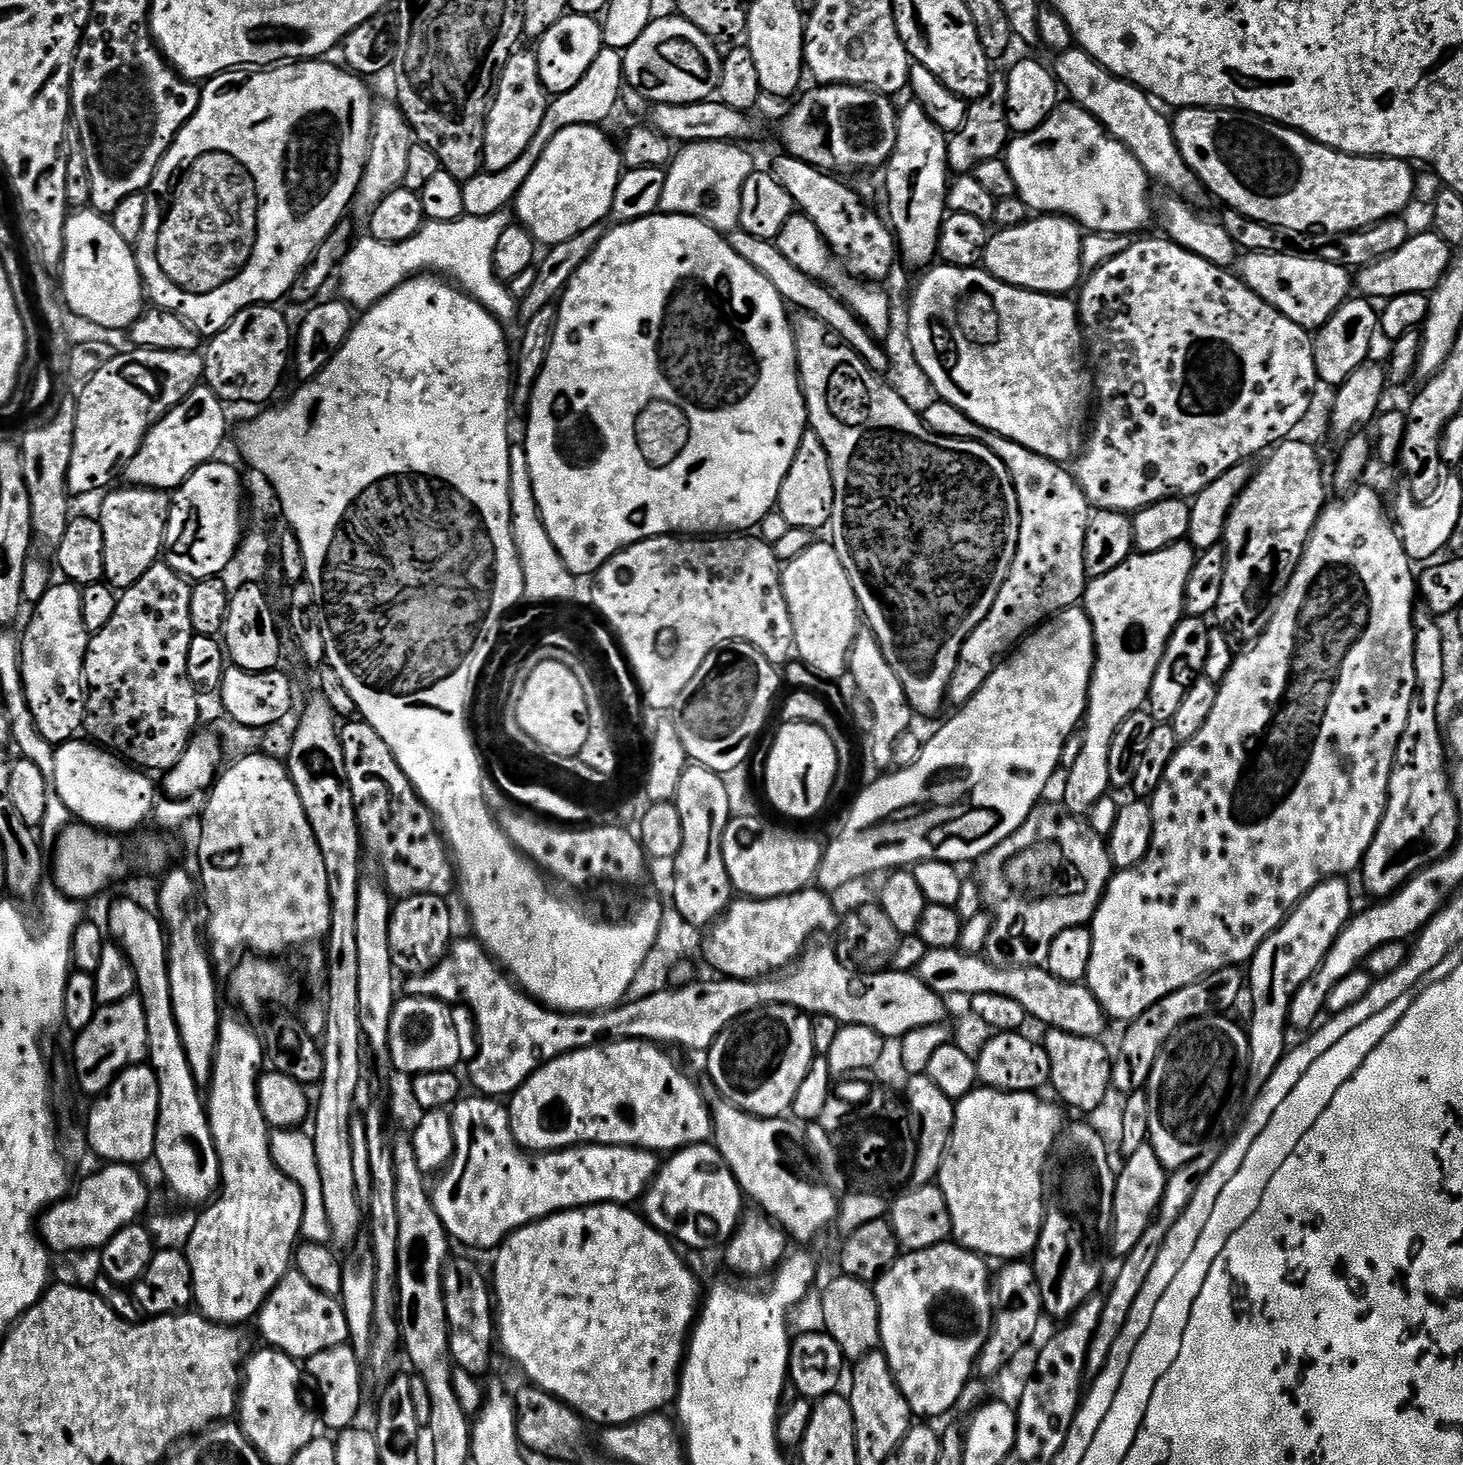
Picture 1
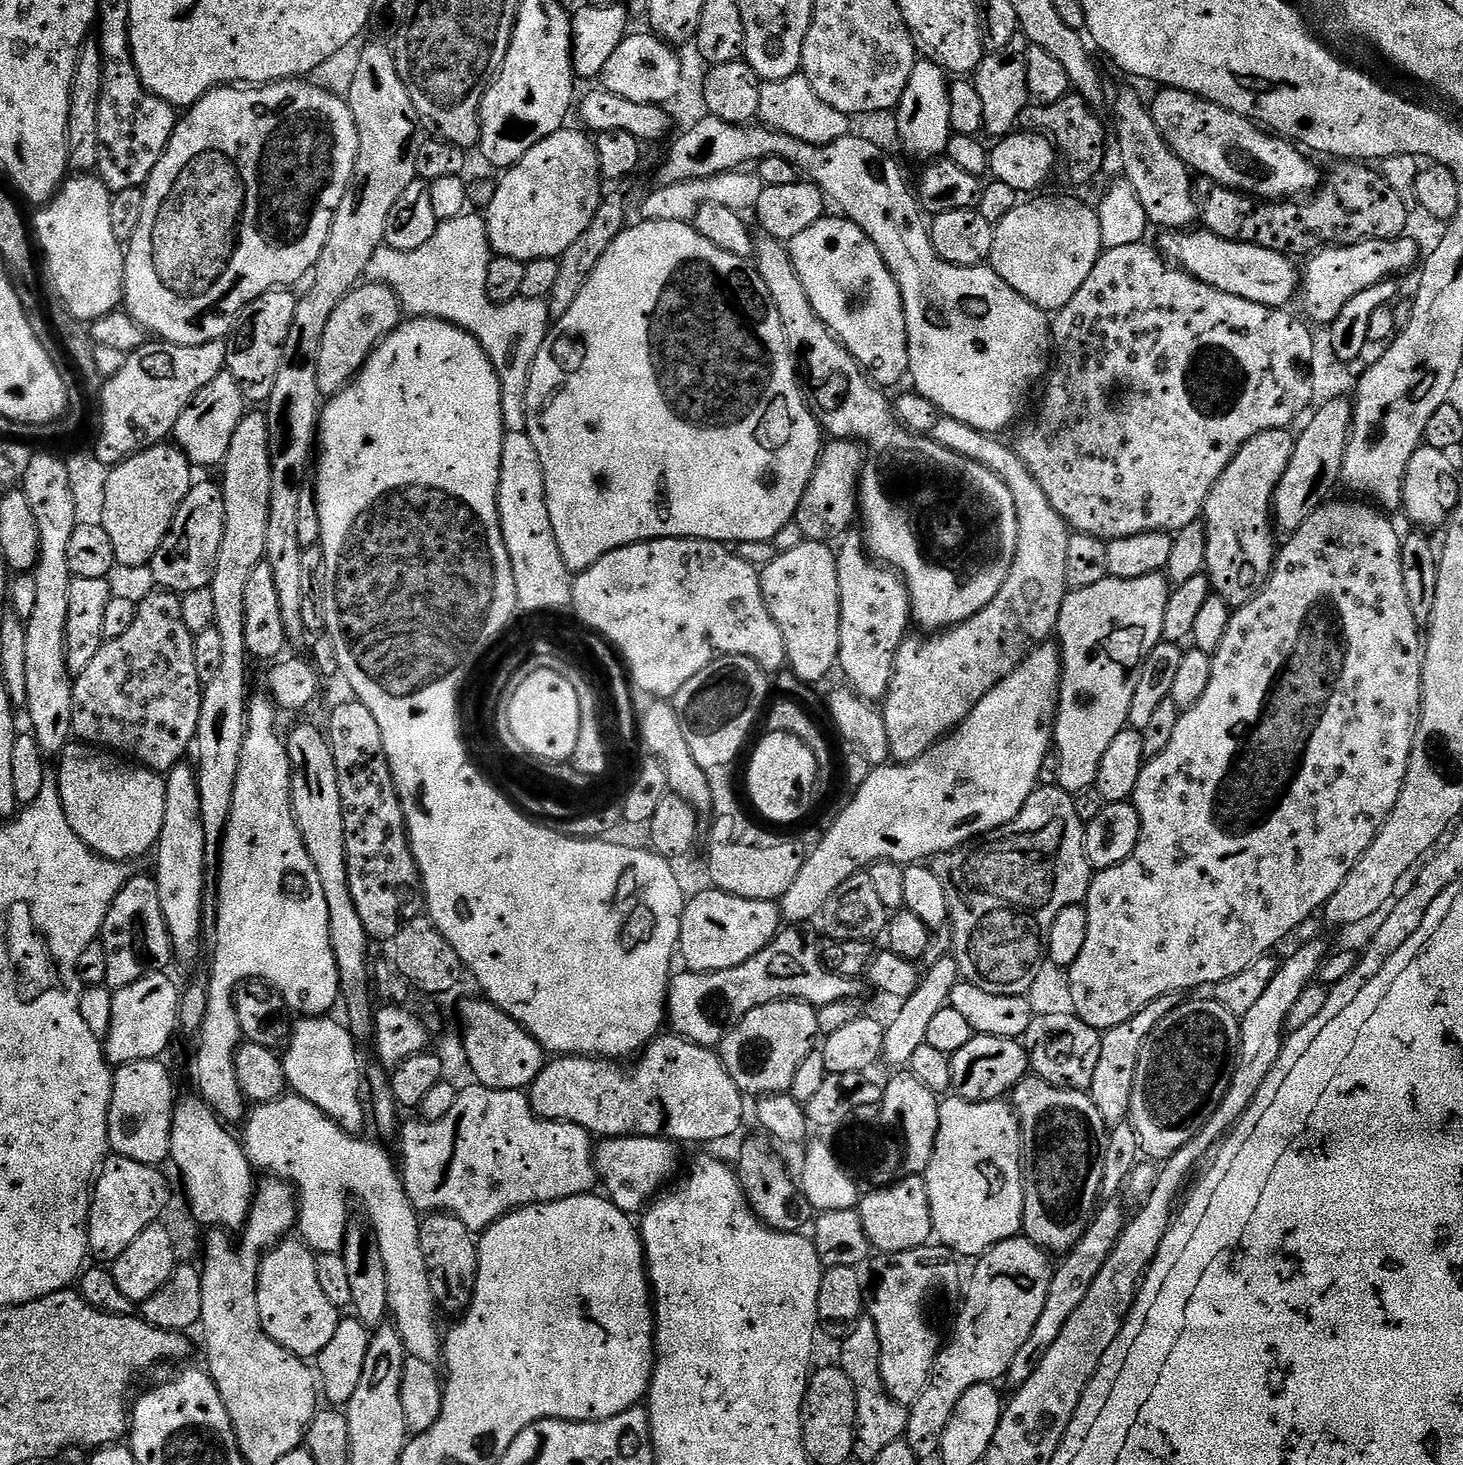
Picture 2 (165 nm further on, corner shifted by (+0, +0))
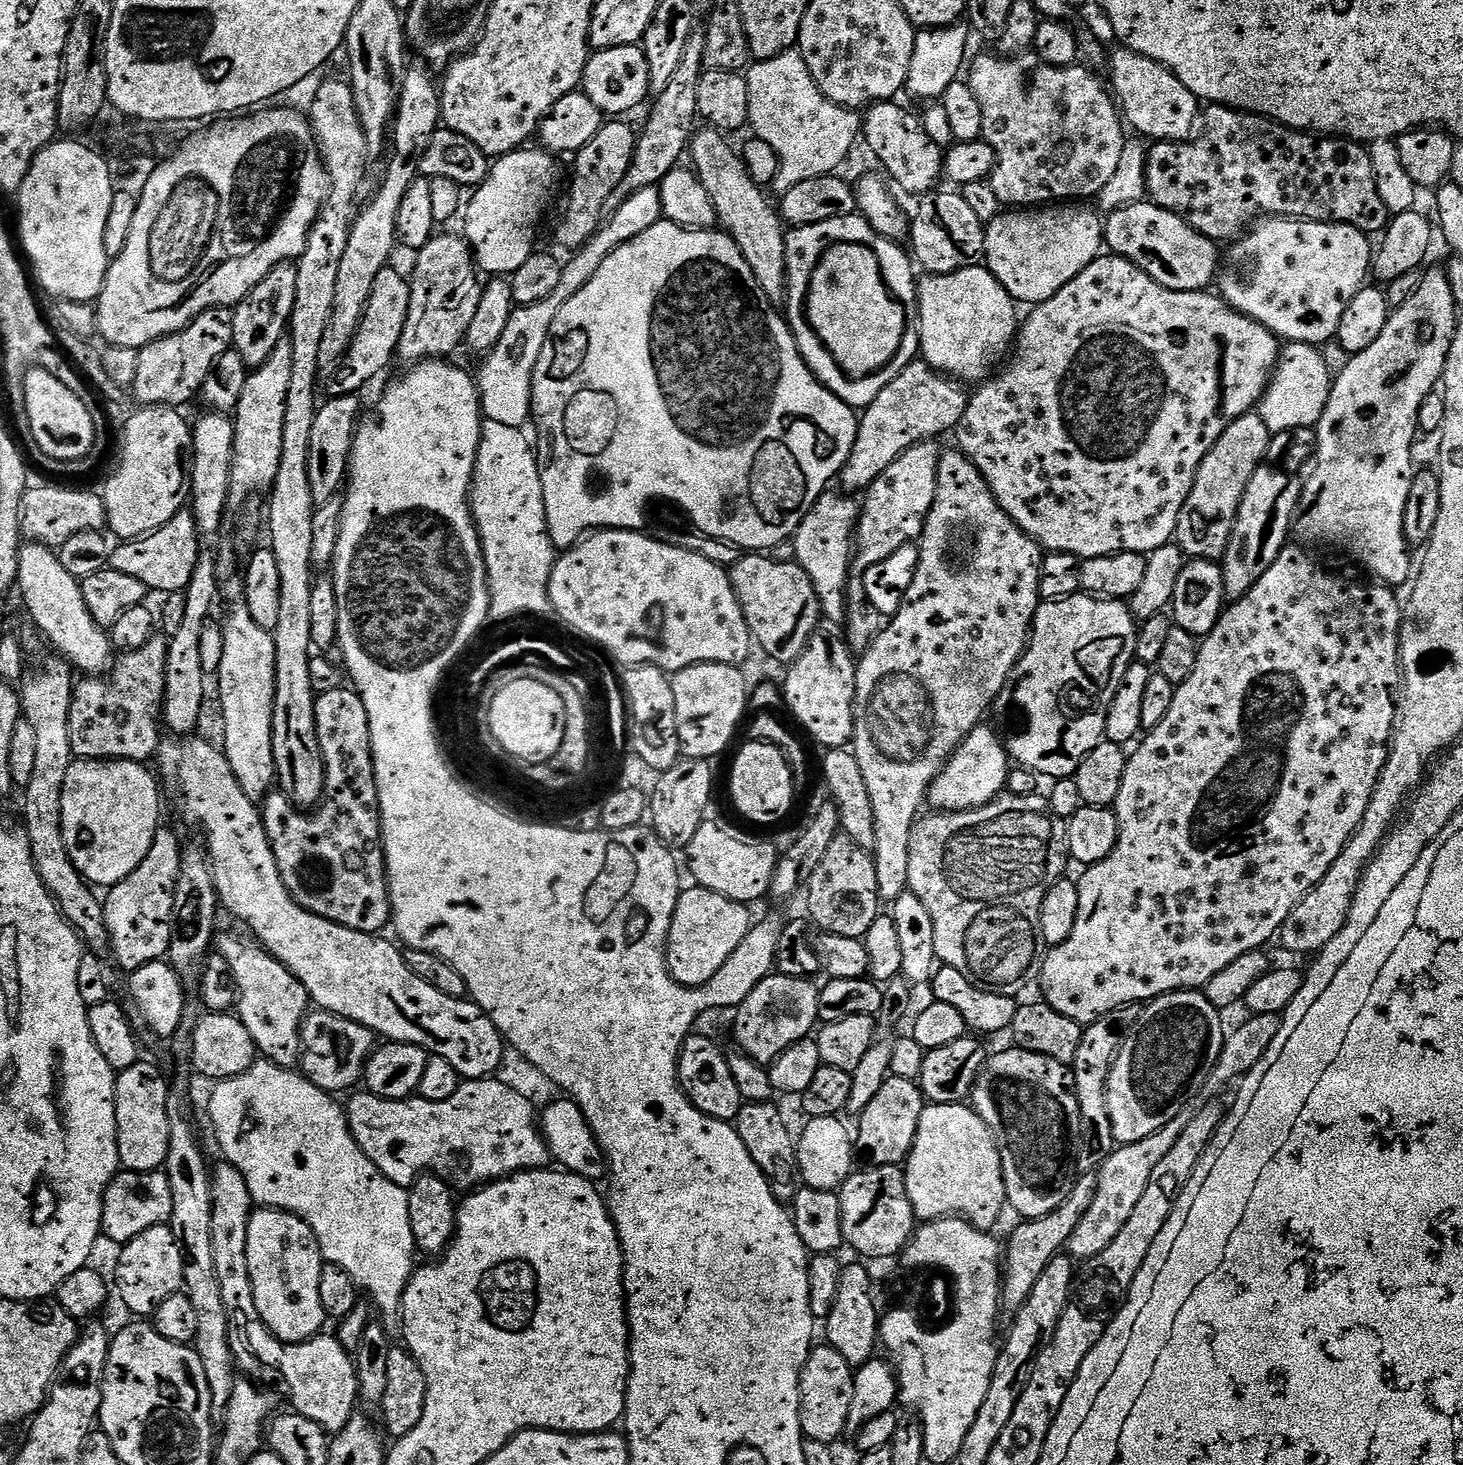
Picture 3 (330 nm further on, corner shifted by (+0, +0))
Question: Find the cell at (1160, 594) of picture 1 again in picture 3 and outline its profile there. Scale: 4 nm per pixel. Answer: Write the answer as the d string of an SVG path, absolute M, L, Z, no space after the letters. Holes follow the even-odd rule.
M1077 594L1067 596L1061 600L1046 600L1041 603L1040 609L1036 612L1036 617L1032 623L1032 634L1028 638L1028 650L1020 661L1014 666L1006 686L998 694L994 705L994 716L1004 723L1002 728L1002 739L1008 755L1019 767L1039 774L1041 777L1052 776L1053 781L1067 780L1075 777L1078 766L1105 739L1106 714L1110 710L1110 702L1114 702L1114 694L1118 694L1118 686L1122 686L1122 678L1126 678L1126 670L1136 660L1136 633L1138 631L1138 621L1132 615L1132 609L1125 601L1106 600L1099 596L1087 594Z

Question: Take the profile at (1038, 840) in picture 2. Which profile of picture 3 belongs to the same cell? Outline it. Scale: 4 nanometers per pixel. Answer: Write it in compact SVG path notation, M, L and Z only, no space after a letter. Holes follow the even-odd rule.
M1001 794L992 800L989 804L983 804L981 808L971 808L965 812L945 812L943 810L933 811L933 816L927 816L927 814L921 815L916 821L916 825L912 828L910 834L910 878L908 879L909 889L914 893L918 894L918 898L922 898L922 902L926 905L926 910L930 910L930 918L934 921L934 950L936 951L936 959L943 967L953 968L958 970L962 974L966 974L966 978L970 978L970 982L974 982L974 986L979 988L986 988L988 992L1002 993L1004 995L1015 995L1016 992L1023 987L1025 982L1026 973L1032 966L1034 958L1036 956L1036 948L1040 946L1040 923L1042 922L1042 902L1046 898L1046 894L1050 890L1050 886L1054 886L1059 880L1065 879L1066 872L1064 867L1070 864L1070 828L1066 823L1066 820L1059 817L1052 810L1052 806L1047 799L1040 794L1032 796L1014 796L1011 794Z

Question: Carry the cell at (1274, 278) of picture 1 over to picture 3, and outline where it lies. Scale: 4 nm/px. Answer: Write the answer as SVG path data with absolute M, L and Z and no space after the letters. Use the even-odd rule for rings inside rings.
M1151 202L1131 204L1120 208L1116 212L1107 213L1103 221L1104 238L1109 253L1126 258L1134 262L1154 282L1166 286L1175 292L1203 292L1209 287L1208 283L1215 281L1218 276L1218 269L1222 263L1221 253L1216 253L1217 241L1207 240L1202 234L1198 234L1178 214L1174 214L1165 208L1159 208Z

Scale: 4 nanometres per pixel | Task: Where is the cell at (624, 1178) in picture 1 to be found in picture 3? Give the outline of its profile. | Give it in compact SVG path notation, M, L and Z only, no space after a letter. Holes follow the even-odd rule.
M500 1078L464 1080L446 1102L387 1100L360 1091L346 1104L350 1130L366 1158L399 1188L408 1190L418 1174L432 1173L453 1189L476 1190L516 1172L549 1167L550 1153L538 1123L538 1108Z

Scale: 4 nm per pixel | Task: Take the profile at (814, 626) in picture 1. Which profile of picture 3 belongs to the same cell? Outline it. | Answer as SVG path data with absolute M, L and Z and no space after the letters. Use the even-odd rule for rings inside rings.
M744 554L730 575L755 647L781 666L793 664L822 620L818 594L806 570L795 562L774 562L766 554Z

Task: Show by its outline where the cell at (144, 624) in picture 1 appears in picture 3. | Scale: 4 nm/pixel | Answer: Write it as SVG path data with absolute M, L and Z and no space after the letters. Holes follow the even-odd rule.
M157 634L133 652L115 657L110 671L103 676L84 678L72 689L70 702L70 746L73 757L81 760L138 760L148 759L159 753L162 743L162 713L164 711L164 691L166 690L166 662L169 637Z

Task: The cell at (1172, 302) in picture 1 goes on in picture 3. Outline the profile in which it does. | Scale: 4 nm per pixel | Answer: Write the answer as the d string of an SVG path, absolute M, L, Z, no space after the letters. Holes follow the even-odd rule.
M1101 254L1082 270L1082 274L1062 286L1054 298L1035 305L1025 320L1023 317L1007 361L1009 364L1003 365L1004 372L997 371L977 387L980 388L977 392L971 393L966 414L962 414L962 422L958 422L954 429L955 443L964 456L974 462L998 506L1002 506L1002 510L1006 510L1006 514L1010 514L1017 526L1045 553L1074 554L1085 561L1119 552L1147 554L1173 543L1178 514L1182 514L1182 506L1186 506L1186 498L1190 498L1198 466L1202 466L1214 442L1222 438L1226 426L1259 405L1282 351L1281 341L1271 330L1234 311L1219 295L1211 296L1210 293L1208 290L1175 292L1154 282L1154 278L1134 266L1134 262L1115 254Z

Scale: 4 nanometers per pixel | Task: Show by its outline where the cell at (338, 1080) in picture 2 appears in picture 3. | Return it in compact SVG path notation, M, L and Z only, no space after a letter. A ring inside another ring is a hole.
M221 931L214 941L215 951L222 958L226 958L236 983L235 1015L239 1016L246 1030L249 1030L259 1055L278 1065L279 1068L295 1069L300 1061L300 1027L310 1011L308 991L306 986L302 986L302 982L298 982L298 978L291 970L282 966L282 962L278 962L278 958L274 958L255 939L244 936Z

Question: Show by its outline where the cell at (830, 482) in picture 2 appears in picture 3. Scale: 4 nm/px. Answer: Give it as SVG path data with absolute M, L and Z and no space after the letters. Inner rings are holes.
M922 358L905 366L902 374L863 409L850 458L838 477L839 487L848 494L863 493L907 448L923 440L936 440L943 432L951 433L966 414L970 392L964 388L961 381L937 372Z

